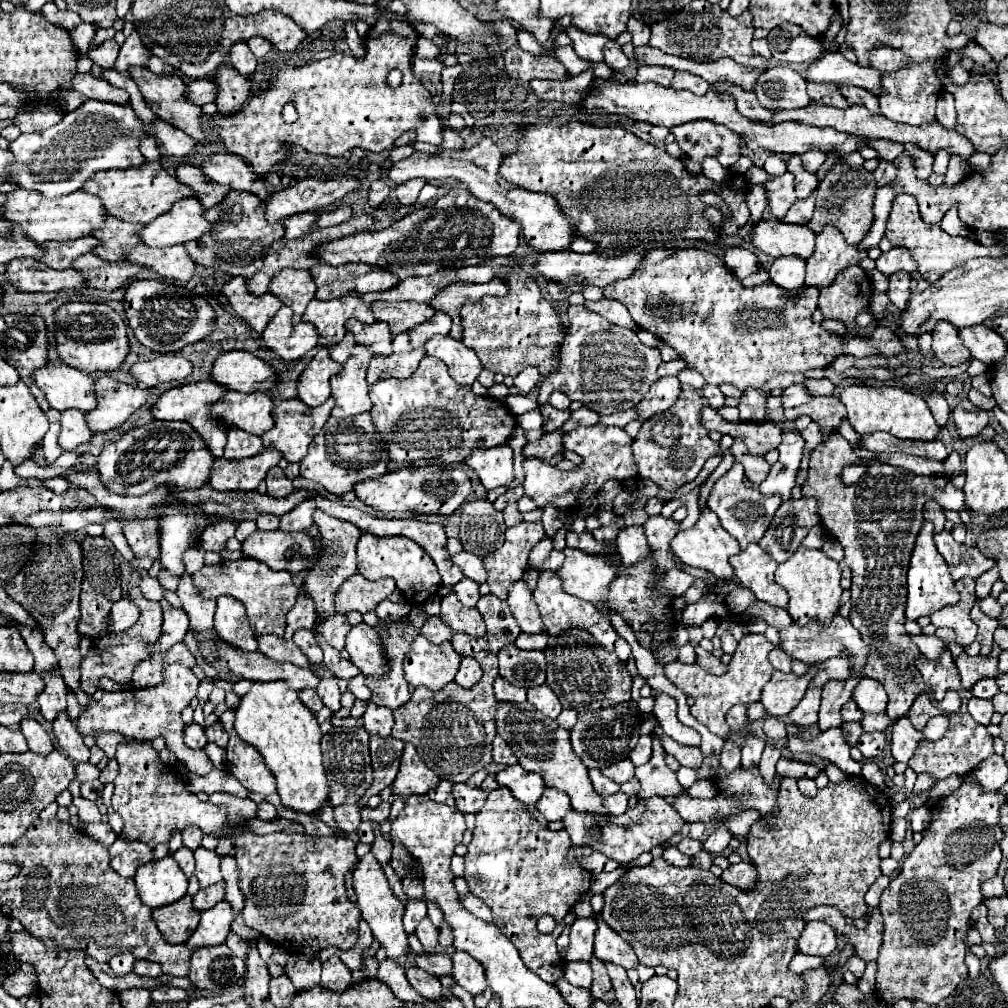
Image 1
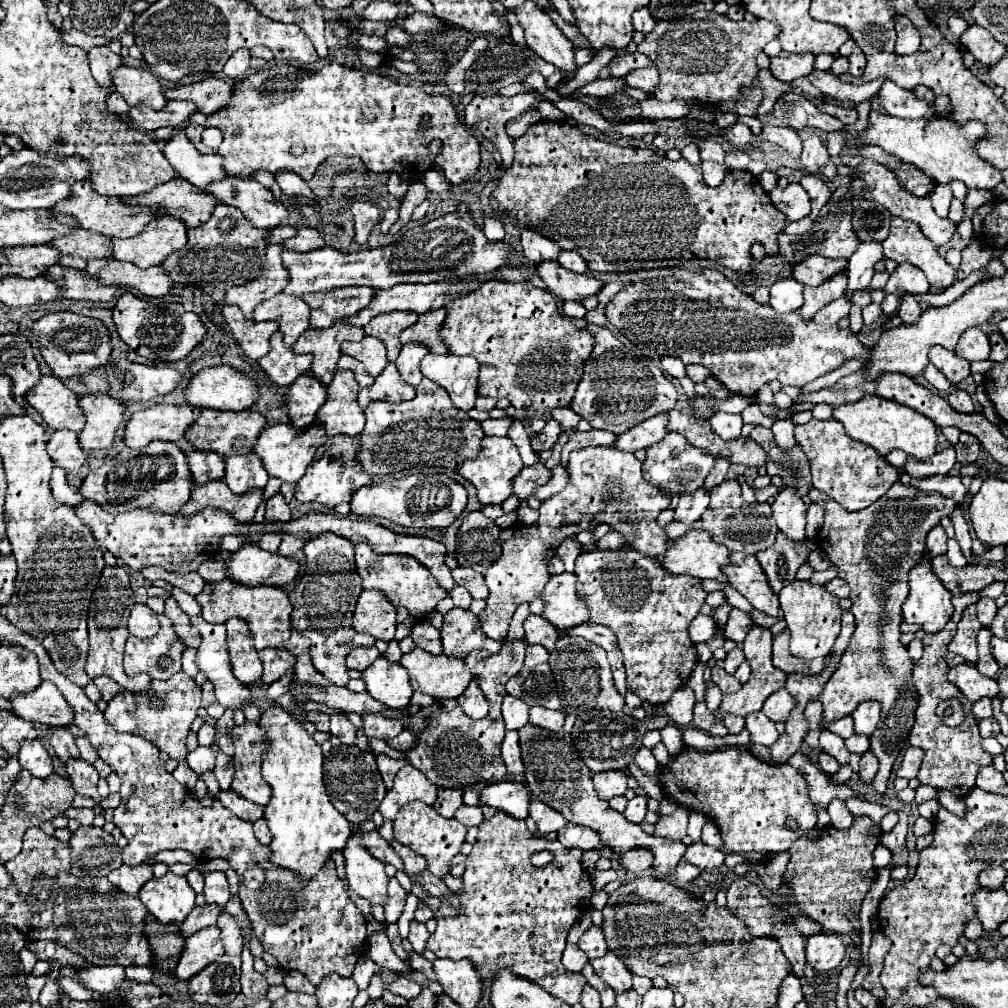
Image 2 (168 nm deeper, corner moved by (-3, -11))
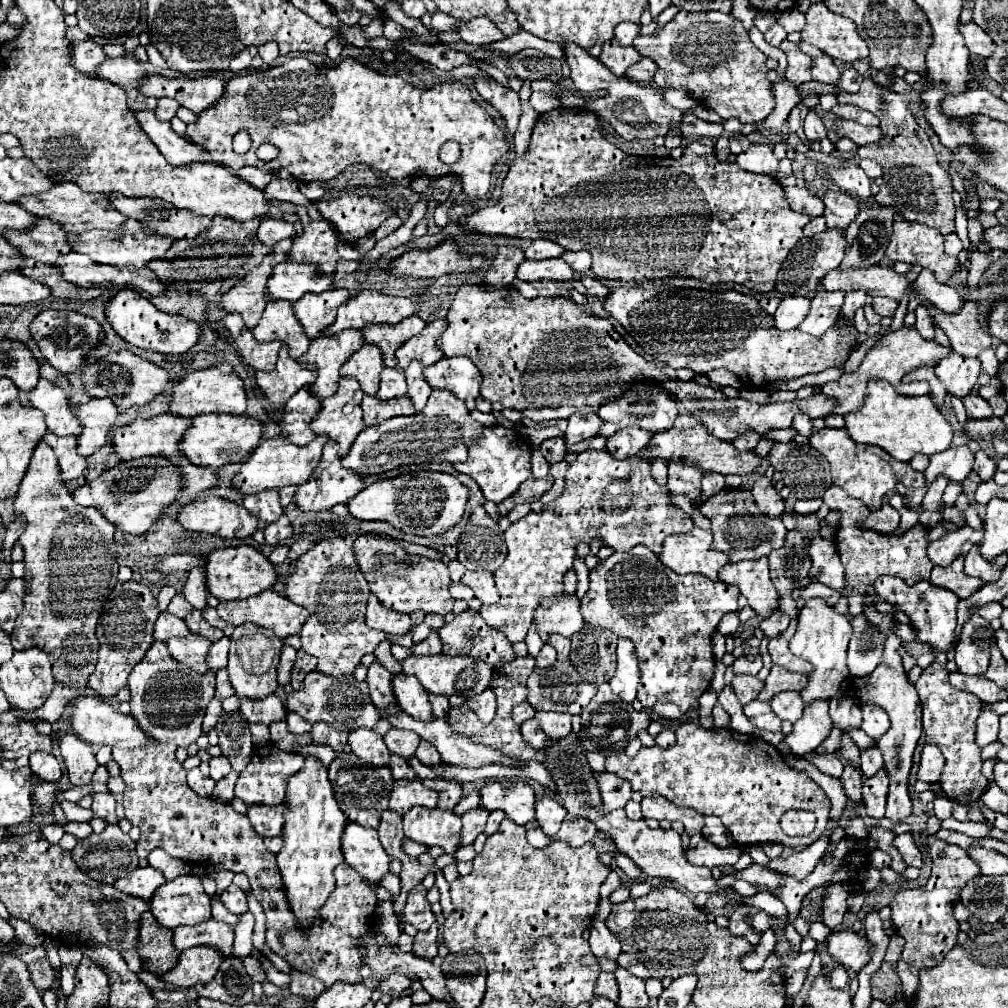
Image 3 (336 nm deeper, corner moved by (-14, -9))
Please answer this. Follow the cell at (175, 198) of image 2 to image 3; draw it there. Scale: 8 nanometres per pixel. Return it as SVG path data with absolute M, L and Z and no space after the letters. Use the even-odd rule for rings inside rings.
M110 193L108 195L114 209L120 213L138 219L144 223L148 231L156 231L160 235L170 235L174 239L194 239L202 231L206 231L212 223L210 217L194 215L194 211L178 209L162 199L150 199L150 197L124 197L122 193Z

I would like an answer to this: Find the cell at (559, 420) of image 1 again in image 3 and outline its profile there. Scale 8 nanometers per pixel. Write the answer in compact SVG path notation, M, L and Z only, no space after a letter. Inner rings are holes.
M562 437L546 439L546 441L542 441L540 451L542 451L542 455L546 457L546 461L548 461L548 463L558 463L558 461L562 461L562 459L564 459L564 455L566 455L564 439L562 439Z

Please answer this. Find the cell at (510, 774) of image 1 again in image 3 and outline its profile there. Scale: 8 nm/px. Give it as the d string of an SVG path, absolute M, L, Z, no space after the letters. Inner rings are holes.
M488 781L480 789L480 795L482 795L480 805L484 809L488 811L502 809L506 817L518 825L526 825L528 821L534 819L536 795L534 789L524 781L514 783L510 789L506 781Z

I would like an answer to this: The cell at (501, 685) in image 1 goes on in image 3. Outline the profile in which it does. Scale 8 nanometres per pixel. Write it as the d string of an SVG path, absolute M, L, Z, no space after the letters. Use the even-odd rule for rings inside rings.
M524 701L524 703L520 703L520 705L516 705L514 707L514 711L512 711L512 717L514 717L514 723L516 725L522 725L524 721L528 721L528 719L534 719L534 709Z

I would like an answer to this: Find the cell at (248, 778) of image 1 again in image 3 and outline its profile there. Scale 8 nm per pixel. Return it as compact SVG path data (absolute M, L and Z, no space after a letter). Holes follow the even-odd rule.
M266 743L262 747L256 747L252 753L252 759L248 767L240 773L236 783L236 797L242 799L246 805L250 803L262 803L262 805L280 805L284 801L286 781L292 773L300 771L304 767L304 757L298 753L288 753L278 749L274 743Z

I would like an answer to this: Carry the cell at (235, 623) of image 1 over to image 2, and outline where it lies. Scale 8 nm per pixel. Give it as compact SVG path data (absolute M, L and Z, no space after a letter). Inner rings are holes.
M237 617L225 623L227 627L227 649L229 649L229 663L233 675L243 683L251 685L261 679L261 661L251 641L251 631L243 621Z

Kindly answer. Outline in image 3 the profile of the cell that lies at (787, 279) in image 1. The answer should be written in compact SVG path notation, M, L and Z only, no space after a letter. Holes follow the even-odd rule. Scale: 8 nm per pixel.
M784 295L778 311L774 313L774 323L778 329L796 329L810 311L810 297L806 295Z

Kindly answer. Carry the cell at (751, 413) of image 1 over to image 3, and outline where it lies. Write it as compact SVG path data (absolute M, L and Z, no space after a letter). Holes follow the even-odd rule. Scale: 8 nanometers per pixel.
M774 441L768 459L774 471L782 475L786 487L792 489L796 499L822 497L832 485L830 463L810 445Z

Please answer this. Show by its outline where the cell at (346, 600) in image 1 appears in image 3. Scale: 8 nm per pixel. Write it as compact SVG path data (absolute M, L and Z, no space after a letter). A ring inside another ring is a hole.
M374 597L368 599L366 613L368 613L366 625L372 629L380 629L392 635L406 635L410 629L410 617L406 613L390 611L388 607L382 607L382 603L378 603L378 599Z

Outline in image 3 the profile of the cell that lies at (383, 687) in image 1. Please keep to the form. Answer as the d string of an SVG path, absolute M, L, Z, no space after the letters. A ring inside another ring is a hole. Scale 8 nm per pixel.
M392 727L392 729L384 735L386 747L388 747L392 753L404 757L404 759L410 759L410 757L414 755L414 749L416 749L418 741L420 741L420 737L418 737L414 731L396 729L396 727Z

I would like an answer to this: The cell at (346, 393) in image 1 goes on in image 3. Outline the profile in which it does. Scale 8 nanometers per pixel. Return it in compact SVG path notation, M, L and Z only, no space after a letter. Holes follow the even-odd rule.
M342 377L338 391L332 397L322 399L322 409L310 423L314 433L326 433L330 439L340 443L340 457L350 451L354 439L364 429L360 407L362 397L364 391L360 383Z

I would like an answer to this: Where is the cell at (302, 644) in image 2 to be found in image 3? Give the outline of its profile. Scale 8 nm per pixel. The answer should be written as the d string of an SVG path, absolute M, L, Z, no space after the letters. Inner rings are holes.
M298 649L298 659L292 667L292 679L290 679L290 685L294 687L294 691L302 689L302 681L306 677L306 673L310 673L314 669L316 669L316 659L312 655L306 655L306 651Z

